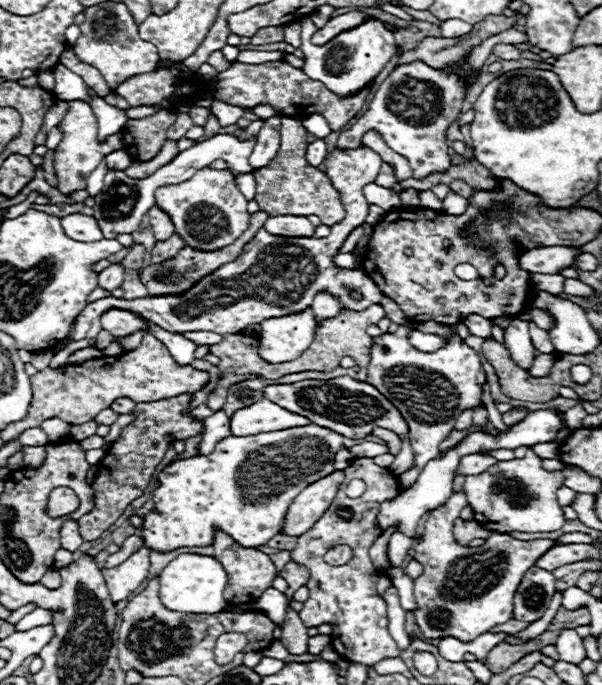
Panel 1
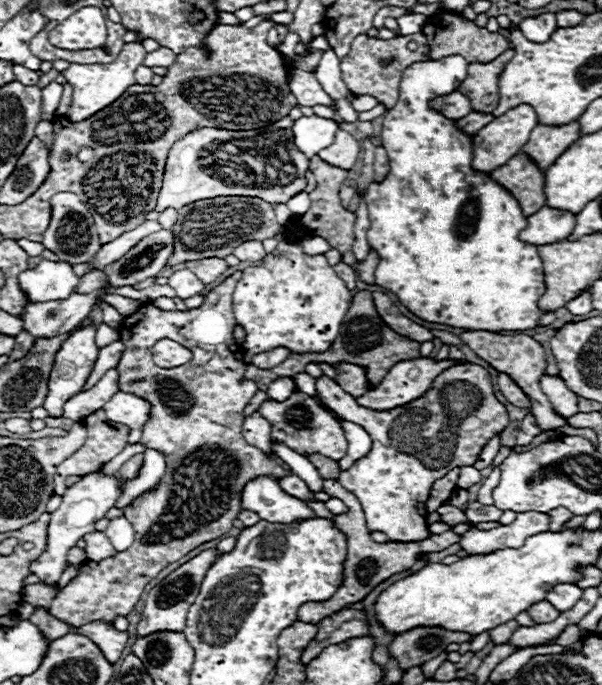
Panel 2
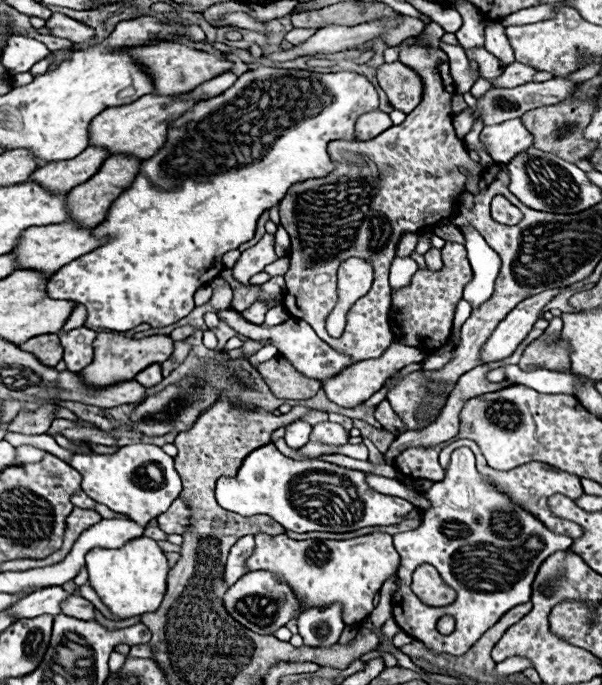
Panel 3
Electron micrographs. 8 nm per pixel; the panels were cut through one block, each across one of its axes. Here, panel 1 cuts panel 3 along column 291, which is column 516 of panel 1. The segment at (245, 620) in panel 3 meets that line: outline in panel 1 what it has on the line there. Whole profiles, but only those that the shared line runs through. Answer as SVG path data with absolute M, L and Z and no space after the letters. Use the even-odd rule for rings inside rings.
M538 566L528 568L514 594L512 618L520 622L536 622L544 616L550 598L556 592L556 578L552 572Z

